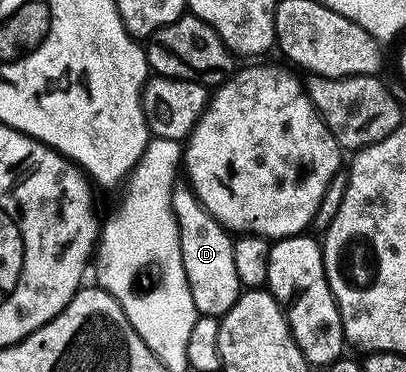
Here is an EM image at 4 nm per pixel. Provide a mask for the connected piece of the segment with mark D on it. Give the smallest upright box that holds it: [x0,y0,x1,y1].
[171,185,243,320]

